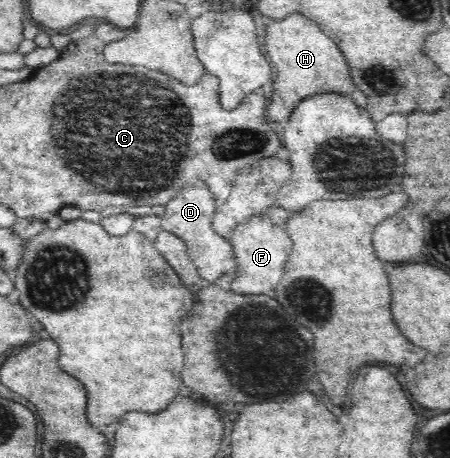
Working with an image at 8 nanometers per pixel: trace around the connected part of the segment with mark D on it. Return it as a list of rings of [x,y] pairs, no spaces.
[[[196,178],[185,184],[184,188],[168,204],[165,204],[161,217],[162,230],[173,232],[184,240],[190,262],[196,266],[198,274],[209,283],[216,282],[221,276],[230,274],[237,268],[232,243],[213,229],[212,216],[216,212],[218,203],[214,200],[212,192],[208,190],[206,182]]]

